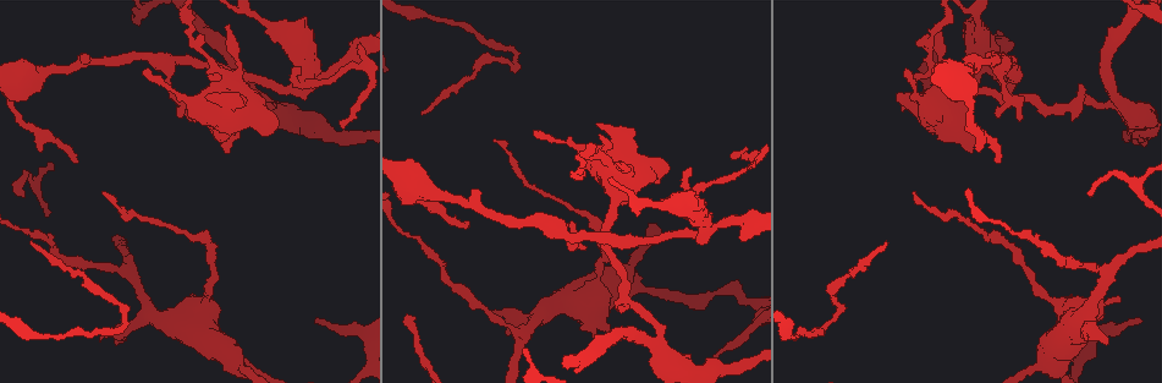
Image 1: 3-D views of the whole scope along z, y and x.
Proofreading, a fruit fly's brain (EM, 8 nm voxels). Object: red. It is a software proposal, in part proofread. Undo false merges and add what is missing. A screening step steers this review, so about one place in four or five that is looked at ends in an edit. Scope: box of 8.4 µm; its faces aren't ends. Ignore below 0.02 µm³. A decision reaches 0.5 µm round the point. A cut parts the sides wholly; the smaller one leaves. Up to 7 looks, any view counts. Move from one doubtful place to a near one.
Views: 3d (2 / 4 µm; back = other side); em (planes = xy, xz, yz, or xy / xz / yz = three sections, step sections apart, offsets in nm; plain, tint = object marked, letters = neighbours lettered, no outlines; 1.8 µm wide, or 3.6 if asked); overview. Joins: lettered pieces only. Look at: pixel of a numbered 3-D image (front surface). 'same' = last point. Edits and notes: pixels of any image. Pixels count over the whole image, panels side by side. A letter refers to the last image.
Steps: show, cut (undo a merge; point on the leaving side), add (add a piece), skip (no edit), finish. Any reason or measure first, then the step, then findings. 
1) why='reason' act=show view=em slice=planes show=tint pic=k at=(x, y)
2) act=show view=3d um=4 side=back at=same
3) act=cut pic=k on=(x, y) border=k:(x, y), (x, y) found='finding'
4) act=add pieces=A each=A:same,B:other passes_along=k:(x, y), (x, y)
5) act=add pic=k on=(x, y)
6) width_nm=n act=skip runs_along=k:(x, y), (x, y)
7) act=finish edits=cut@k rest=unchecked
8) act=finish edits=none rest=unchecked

why='sudden change in width' act=show view=3d um=4 pic=1 at=(10, 93)

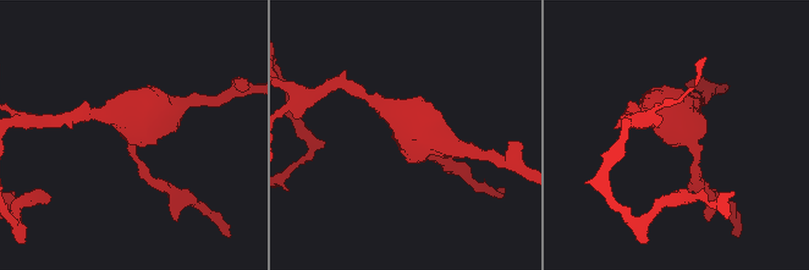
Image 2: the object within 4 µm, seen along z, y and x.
act=show view=em slice=planes show=tint pic=2 at=(686, 132)

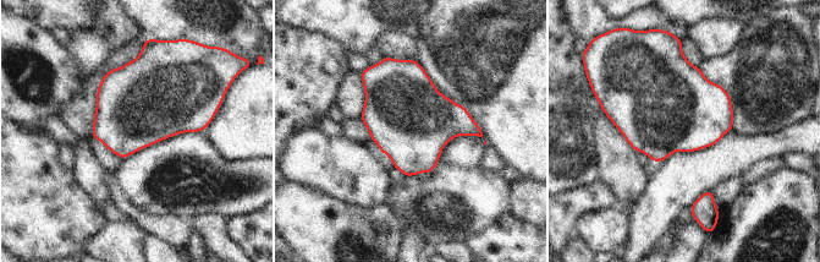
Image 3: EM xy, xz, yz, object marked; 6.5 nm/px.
why='see the neighbours' act=show view=em slice=planes show=letters at=same

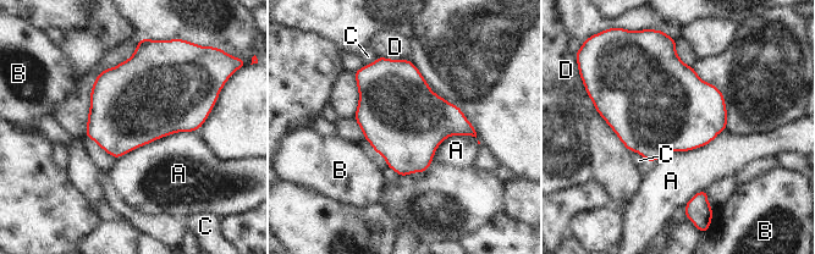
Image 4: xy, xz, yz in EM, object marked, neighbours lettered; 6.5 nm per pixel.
width_nm=550 act=skip each=A:other,B:other,C:other,D:other border=4:(196, 130), (163, 136), (116, 159) found='all the same cell'

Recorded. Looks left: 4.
why='thin end' act=show view=em slice=planes show=plain pic=1 at=(77, 159)

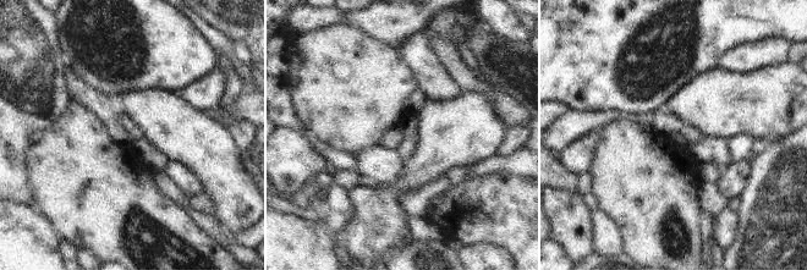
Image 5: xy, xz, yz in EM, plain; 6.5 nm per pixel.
why='where the object lies' act=show view=em slice=planes show=tint at=same

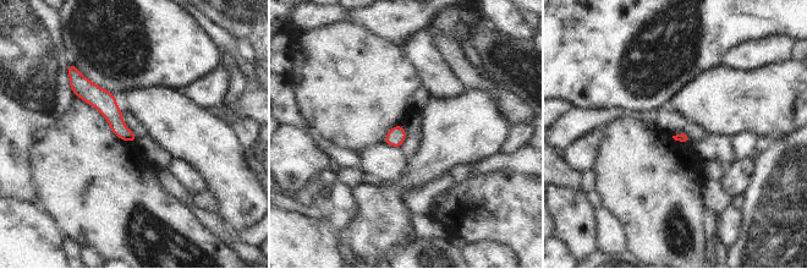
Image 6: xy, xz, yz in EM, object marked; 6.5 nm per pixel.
act=show view=em slice=planes show=letters at=same

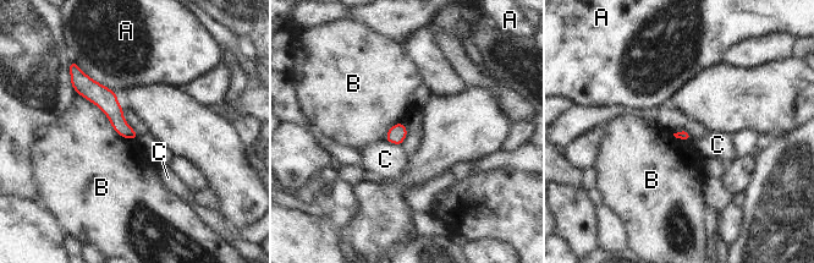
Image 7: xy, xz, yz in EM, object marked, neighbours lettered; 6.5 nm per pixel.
act=skip each=A:other,B:other,C:other border=7:(77, 93), (135, 141) found='none of them fits'

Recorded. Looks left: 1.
act=finish edits=none rest=unchecked

